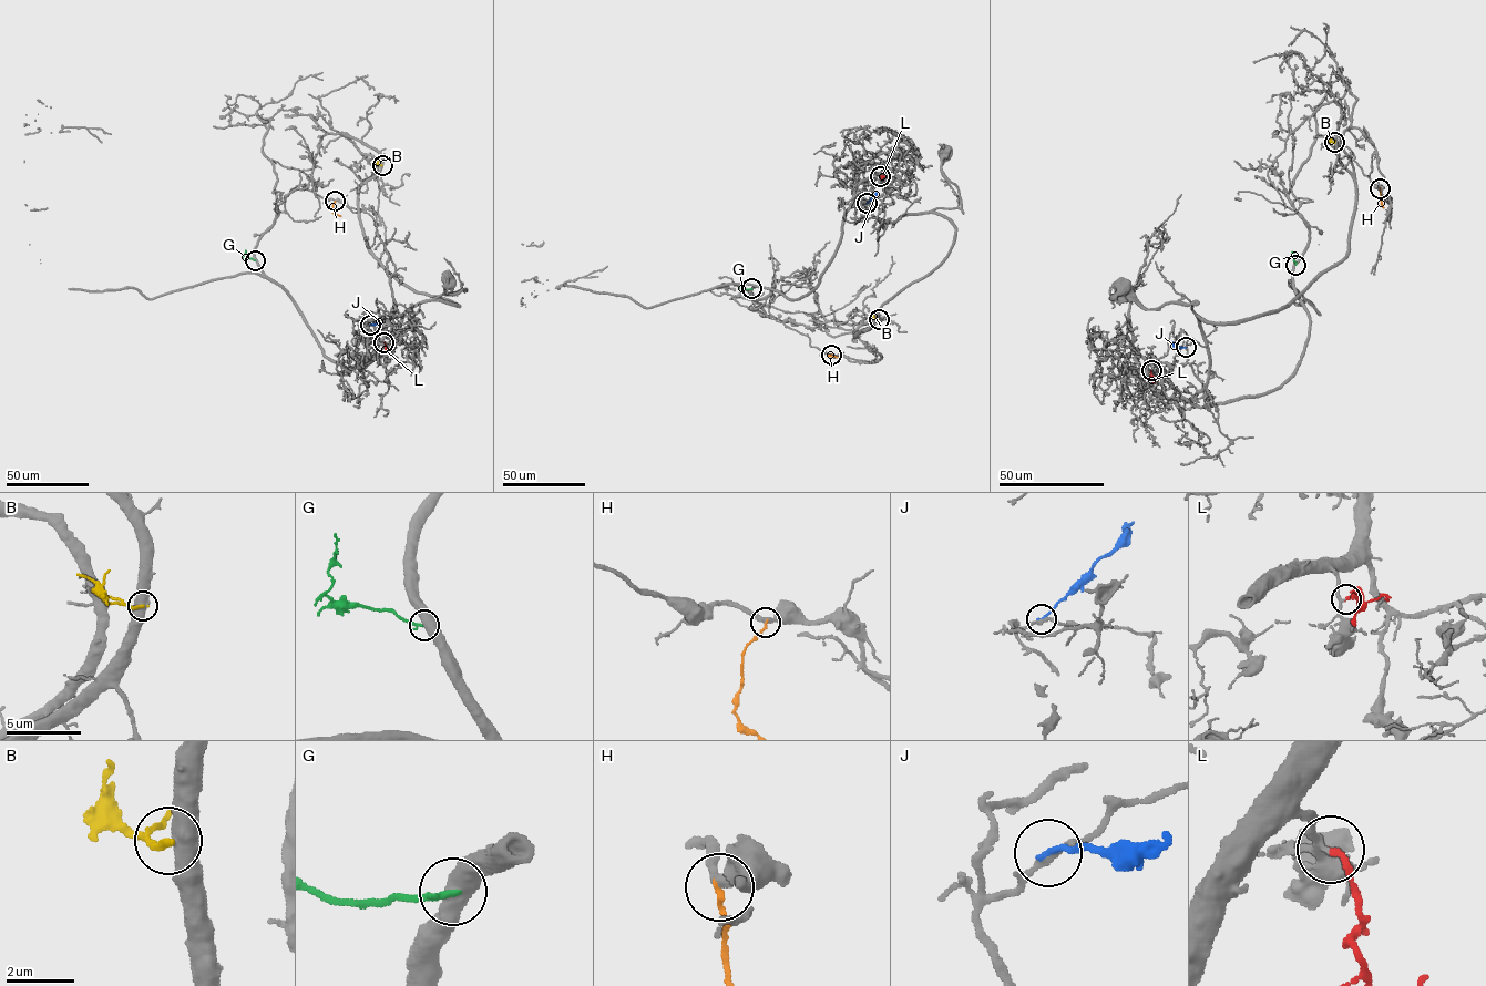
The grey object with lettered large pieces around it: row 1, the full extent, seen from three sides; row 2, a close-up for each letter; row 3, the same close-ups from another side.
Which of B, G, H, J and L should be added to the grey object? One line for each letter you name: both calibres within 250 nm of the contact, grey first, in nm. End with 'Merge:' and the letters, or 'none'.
L: calibres 190 and 190 nm
Merge: L

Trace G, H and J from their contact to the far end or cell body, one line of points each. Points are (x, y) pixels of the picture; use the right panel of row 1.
G: (1295, 265), (1291, 252)
H: (1380, 188), (1384, 208)
J: (1186, 347), (1171, 341)

